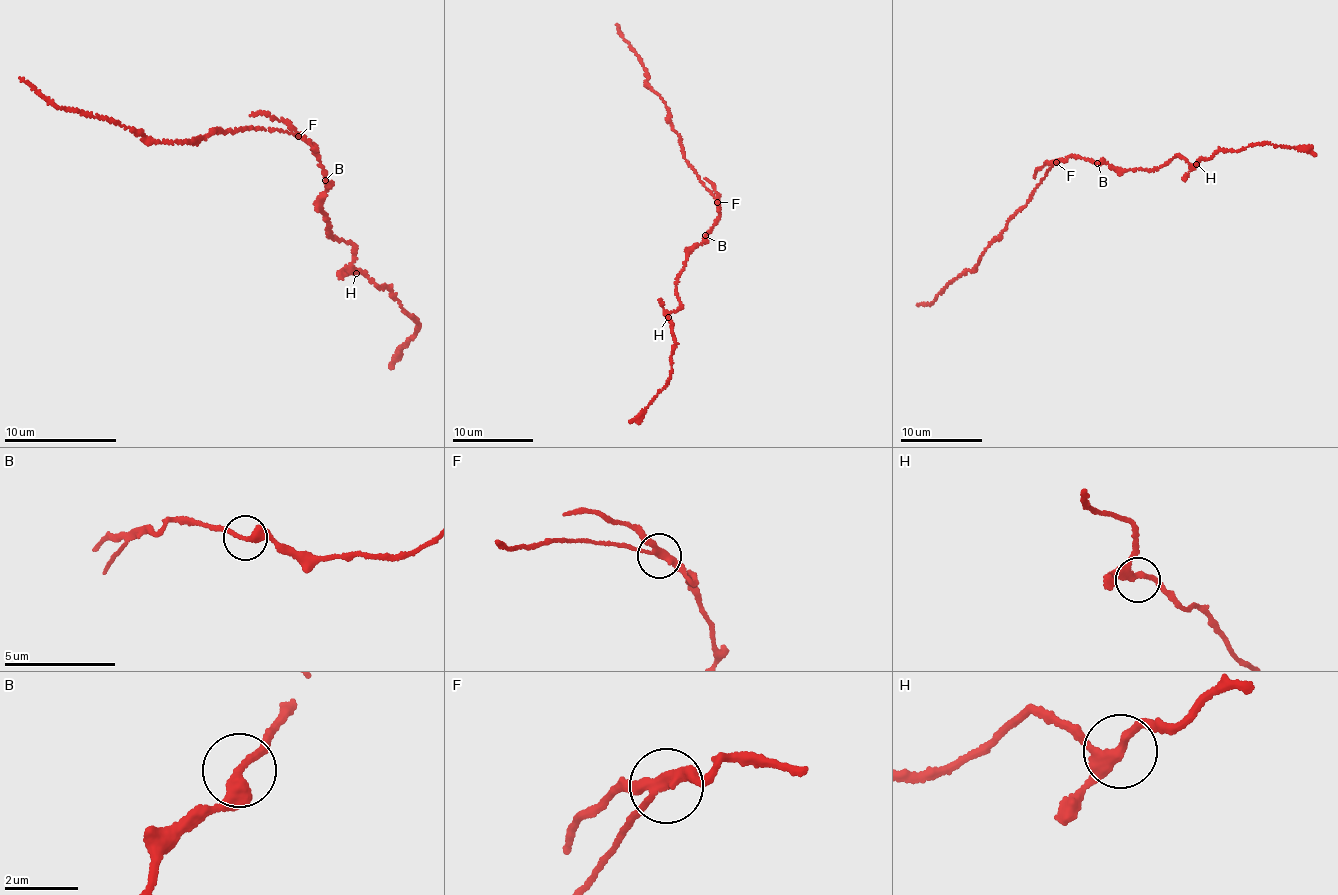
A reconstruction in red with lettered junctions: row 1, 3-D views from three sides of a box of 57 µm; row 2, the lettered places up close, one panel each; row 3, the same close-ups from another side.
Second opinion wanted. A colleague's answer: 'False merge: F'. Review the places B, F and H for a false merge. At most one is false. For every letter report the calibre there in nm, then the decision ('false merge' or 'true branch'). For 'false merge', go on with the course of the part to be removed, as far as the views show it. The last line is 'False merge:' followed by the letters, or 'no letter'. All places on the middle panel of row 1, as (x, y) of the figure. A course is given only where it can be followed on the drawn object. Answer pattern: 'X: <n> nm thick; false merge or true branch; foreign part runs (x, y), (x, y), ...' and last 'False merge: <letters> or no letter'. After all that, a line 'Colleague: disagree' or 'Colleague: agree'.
B: 280 nm thick; true branch
F: 200 nm thick; false merge; foreign part runs (717, 201), (685, 159), (666, 108), (647, 82), (647, 69), (642, 59), (616, 23)
H: 240 nm thick; true branch
False merge: F
Colleague: agree

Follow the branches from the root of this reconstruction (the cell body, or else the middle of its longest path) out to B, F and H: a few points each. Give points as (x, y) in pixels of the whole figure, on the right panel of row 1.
B: (1067, 159), (1078, 155), (1097, 163)
F: (1067, 159), (1055, 162)
H: (1067, 159), (1078, 155), (1097, 163), (1106, 162), (1123, 171), (1152, 169), (1178, 155), (1196, 164)

